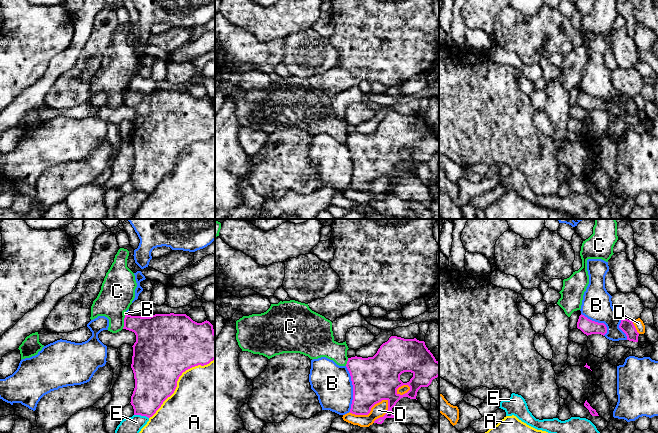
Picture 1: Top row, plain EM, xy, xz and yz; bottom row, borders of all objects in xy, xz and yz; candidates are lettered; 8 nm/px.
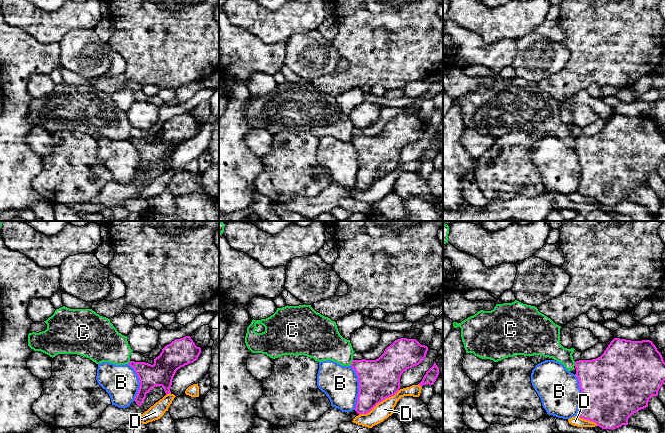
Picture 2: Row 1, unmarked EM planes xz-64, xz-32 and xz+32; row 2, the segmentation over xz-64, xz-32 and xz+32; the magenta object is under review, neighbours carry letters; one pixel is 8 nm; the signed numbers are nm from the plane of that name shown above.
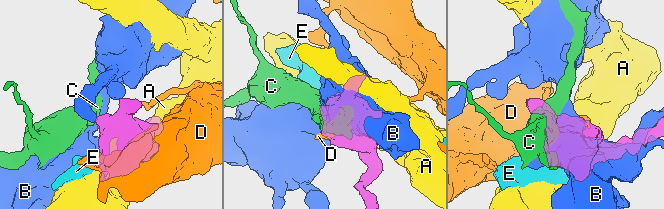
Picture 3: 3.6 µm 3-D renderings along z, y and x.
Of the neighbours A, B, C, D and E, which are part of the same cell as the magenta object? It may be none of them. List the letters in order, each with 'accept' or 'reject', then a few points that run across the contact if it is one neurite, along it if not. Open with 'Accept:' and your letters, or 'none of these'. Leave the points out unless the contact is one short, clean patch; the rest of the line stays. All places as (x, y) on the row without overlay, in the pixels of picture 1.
Accept: none of these
A: reject
B: reject
C: reject; line xy (125, 91), (122, 104)
D: reject
E: reject

